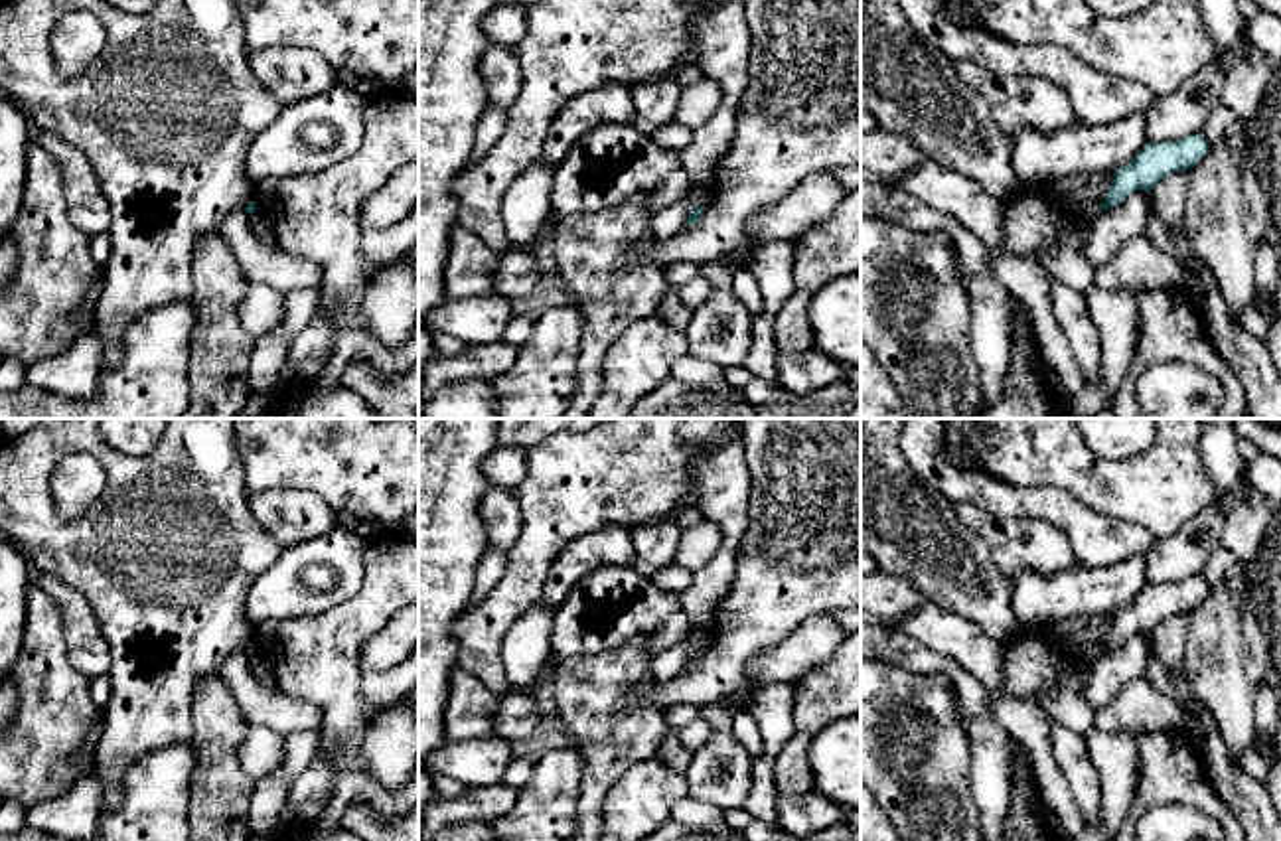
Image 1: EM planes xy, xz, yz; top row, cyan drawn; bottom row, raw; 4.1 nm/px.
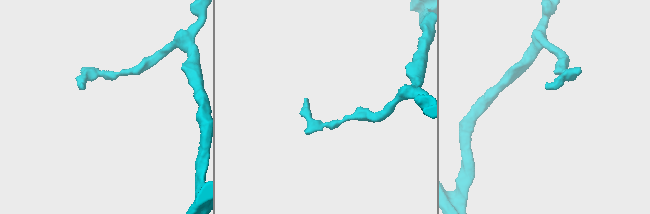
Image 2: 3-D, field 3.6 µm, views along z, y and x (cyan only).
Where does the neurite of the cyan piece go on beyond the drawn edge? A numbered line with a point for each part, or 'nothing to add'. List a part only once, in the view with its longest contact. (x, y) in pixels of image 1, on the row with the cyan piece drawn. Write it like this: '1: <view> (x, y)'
nothing to add

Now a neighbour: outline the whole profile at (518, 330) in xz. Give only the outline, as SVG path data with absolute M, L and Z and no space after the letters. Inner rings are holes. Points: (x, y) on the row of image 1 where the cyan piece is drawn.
M511 316L501 342L519 347L531 336L533 324L525 316Z

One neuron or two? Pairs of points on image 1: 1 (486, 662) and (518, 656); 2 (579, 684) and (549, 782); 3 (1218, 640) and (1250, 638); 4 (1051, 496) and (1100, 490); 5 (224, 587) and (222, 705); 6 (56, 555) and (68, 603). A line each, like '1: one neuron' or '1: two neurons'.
1: two neurons
2: two neurons
3: two neurons
4: two neurons
5: two neurons
6: two neurons

